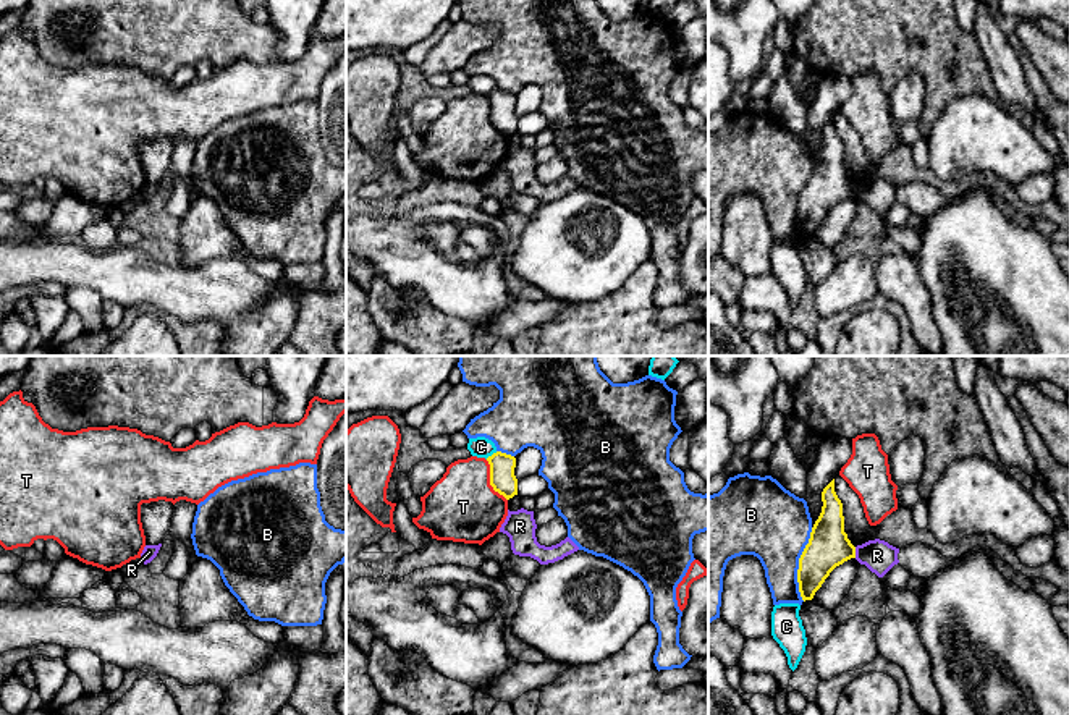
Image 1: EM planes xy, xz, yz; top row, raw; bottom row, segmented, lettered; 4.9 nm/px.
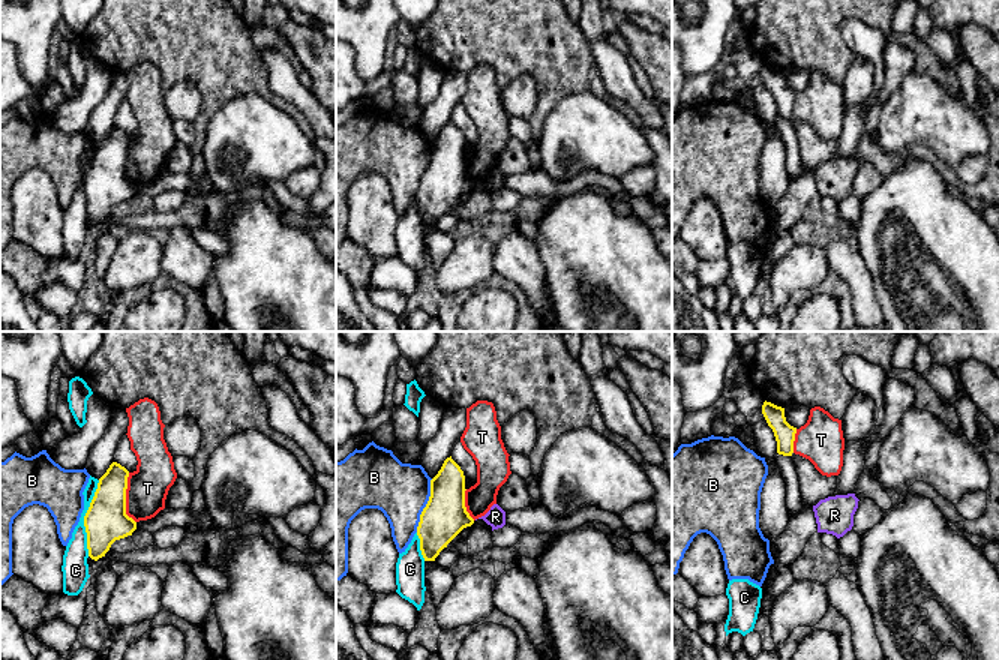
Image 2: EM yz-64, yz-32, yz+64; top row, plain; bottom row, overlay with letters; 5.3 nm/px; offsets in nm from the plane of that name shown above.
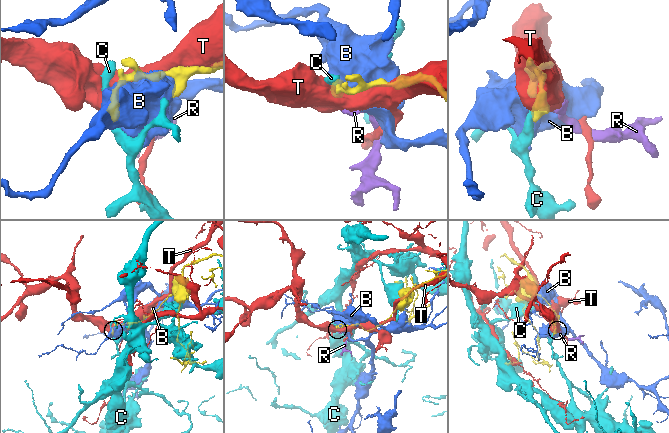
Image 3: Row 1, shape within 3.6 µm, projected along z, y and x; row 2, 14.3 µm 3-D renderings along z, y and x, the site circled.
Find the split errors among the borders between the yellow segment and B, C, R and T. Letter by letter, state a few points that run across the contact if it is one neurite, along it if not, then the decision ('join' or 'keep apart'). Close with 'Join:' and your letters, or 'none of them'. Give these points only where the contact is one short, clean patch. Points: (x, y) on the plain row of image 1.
B: keep apart
C: xz (497, 89), (485, 96) | keep apart
R: yz (854, 185), (856, 194) | keep apart
T: keep apart
Join: none of them

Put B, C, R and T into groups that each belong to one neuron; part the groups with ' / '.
B / C / R / T

